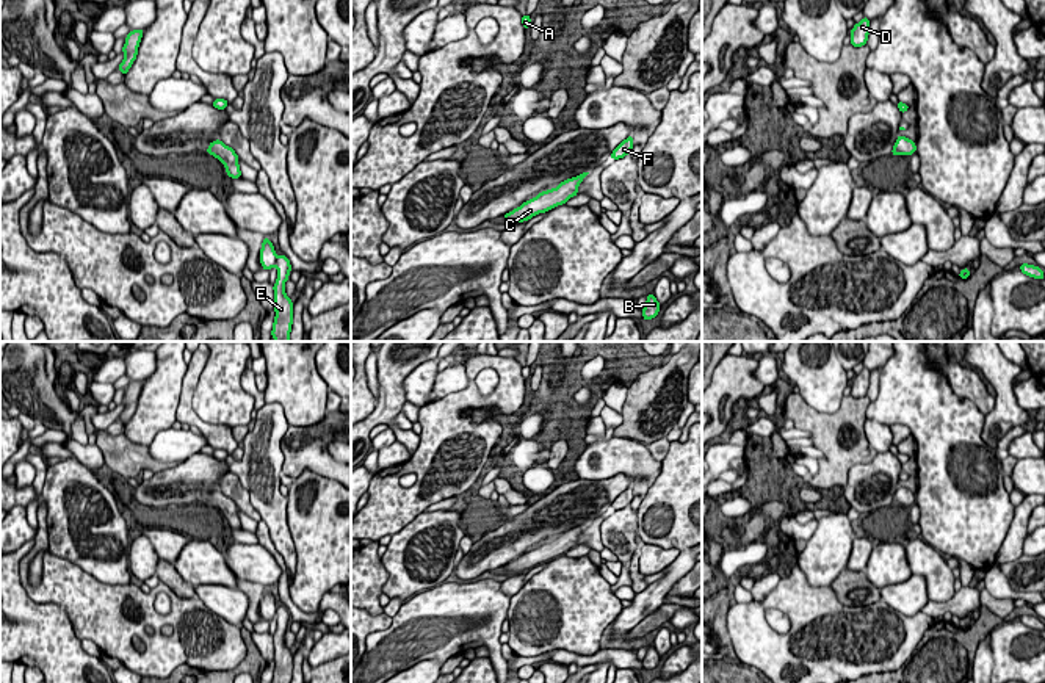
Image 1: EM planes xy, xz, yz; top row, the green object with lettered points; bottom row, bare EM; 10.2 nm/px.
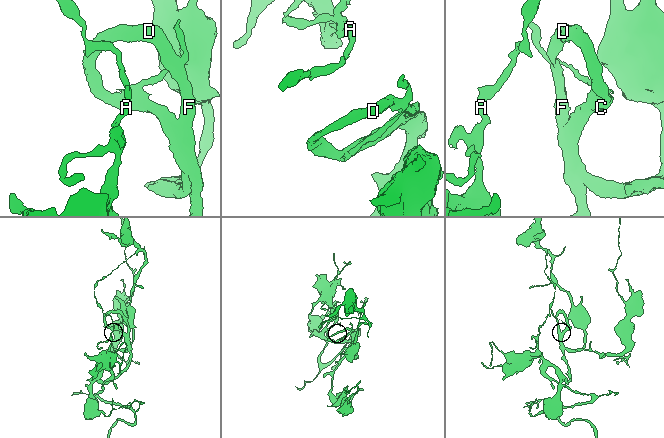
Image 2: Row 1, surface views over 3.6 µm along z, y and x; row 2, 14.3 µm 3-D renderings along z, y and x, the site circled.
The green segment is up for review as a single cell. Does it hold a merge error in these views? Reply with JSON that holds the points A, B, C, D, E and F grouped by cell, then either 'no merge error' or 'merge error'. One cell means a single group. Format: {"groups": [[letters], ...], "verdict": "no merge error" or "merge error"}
{"groups": [["A", "B", "C", "D", "E", "F"]], "verdict": "no merge error"}

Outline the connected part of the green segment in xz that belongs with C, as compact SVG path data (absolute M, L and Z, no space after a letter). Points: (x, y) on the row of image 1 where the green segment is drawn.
M589 172L561 182L556 188L539 193L536 197L523 202L520 207L503 215L508 224L517 224L531 219L539 213L545 213L558 205L566 204L578 194L578 185Z

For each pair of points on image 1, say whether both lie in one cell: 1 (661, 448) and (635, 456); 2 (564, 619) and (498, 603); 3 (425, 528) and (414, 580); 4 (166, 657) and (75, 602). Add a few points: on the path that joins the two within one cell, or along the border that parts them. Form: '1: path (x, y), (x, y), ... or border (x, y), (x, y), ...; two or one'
1: border (647, 445), (649, 451), (660, 462); two
2: border (511, 597), (506, 617); two
3: path (425, 541), (425, 549), (414, 563), (414, 567); one
4: path (143, 657), (135, 657), (99, 616); one

